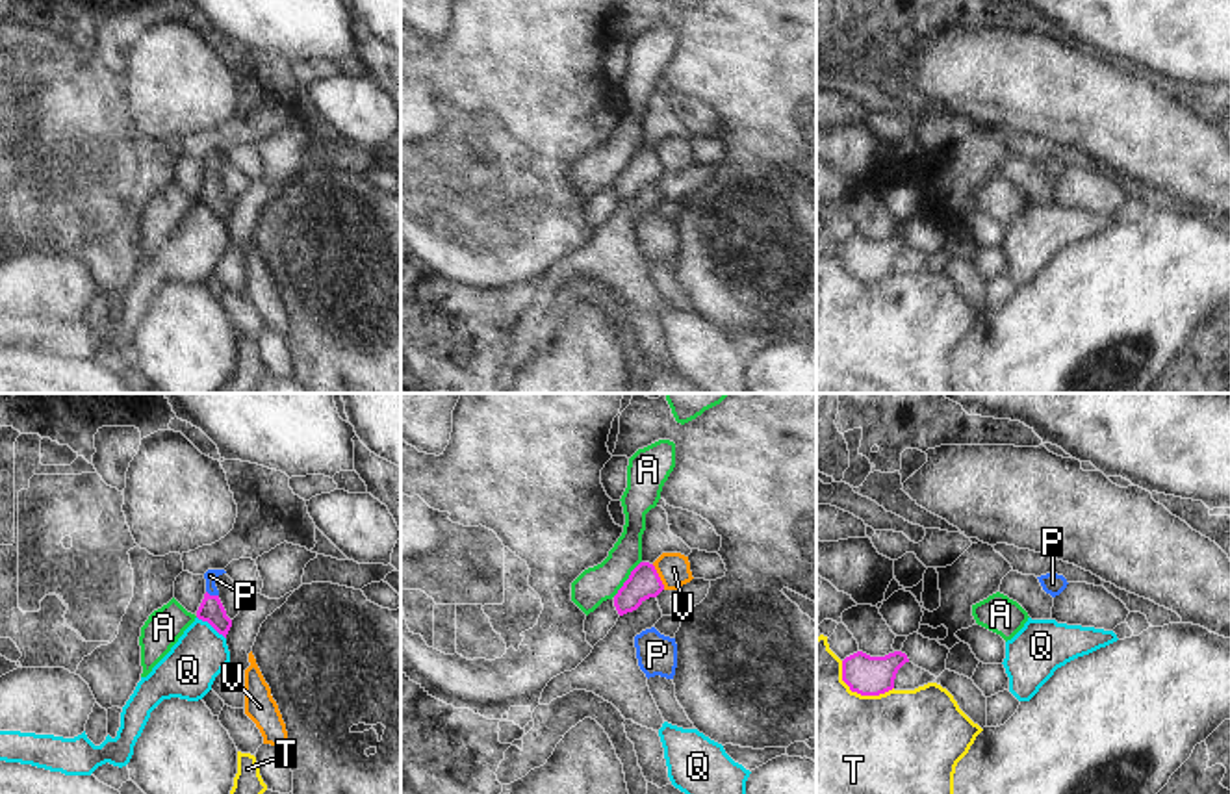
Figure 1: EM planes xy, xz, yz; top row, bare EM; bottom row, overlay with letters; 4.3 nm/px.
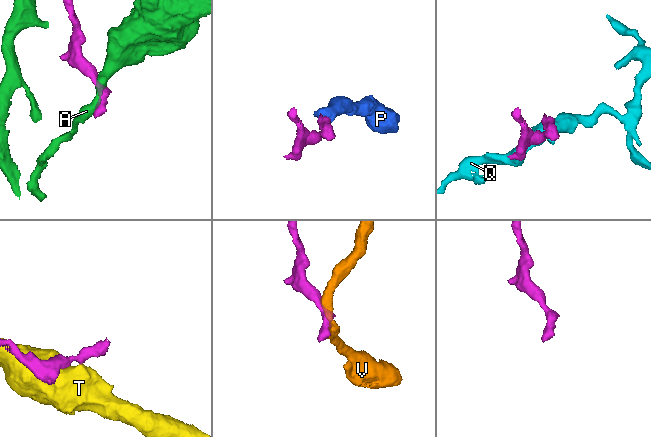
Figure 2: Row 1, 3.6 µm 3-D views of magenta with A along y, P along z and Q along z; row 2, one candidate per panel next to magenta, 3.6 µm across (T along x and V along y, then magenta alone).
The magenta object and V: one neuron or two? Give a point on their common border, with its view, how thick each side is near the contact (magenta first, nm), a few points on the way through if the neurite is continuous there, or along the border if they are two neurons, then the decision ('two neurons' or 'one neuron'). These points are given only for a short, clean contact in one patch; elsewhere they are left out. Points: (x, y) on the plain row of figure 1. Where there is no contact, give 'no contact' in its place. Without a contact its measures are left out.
xz (659, 162) | 140/140 nm | along xz (652, 149), (665, 173) | two neurons

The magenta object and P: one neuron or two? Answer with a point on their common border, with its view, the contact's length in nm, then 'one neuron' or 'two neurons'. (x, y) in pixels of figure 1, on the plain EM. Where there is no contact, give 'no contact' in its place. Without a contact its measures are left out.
contact xy (212, 180); length 60 nm; one neuron

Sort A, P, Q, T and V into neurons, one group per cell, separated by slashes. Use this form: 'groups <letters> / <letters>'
groups A / P / Q / T / V

